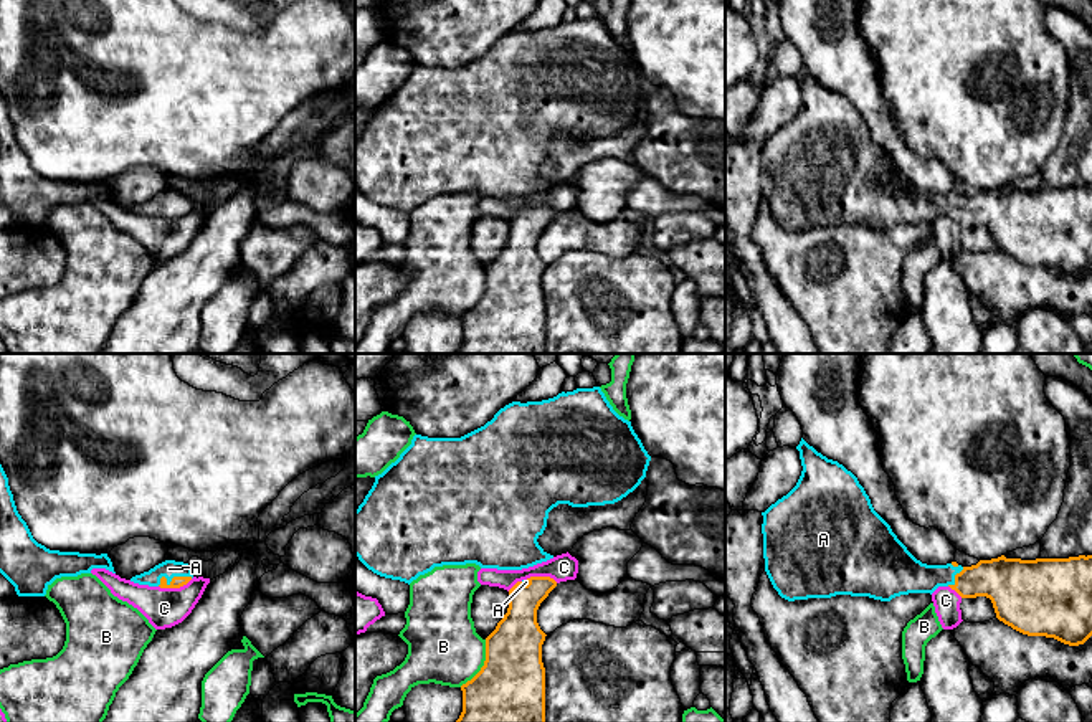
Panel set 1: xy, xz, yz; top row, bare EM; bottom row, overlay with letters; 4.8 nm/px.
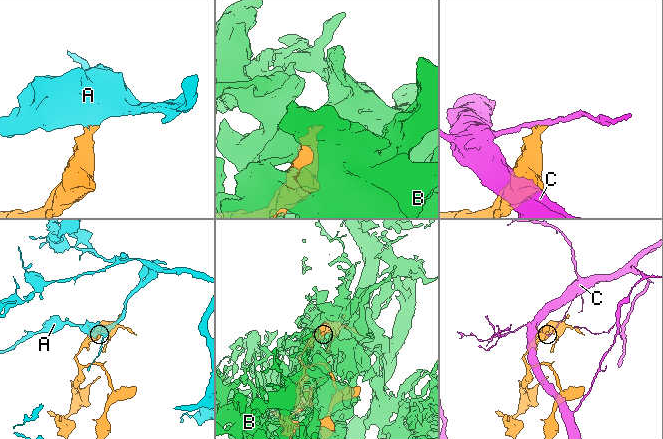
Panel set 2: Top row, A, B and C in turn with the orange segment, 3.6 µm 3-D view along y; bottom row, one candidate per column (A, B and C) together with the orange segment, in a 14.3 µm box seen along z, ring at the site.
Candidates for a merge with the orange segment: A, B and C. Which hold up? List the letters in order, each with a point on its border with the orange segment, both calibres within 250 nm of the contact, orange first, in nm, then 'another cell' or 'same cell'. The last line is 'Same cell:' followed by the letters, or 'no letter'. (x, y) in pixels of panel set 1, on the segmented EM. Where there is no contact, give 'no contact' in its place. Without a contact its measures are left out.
A: contact xy (172, 579); calibres 60 and 90 nm; same cell
B: contact xz (484, 664); calibres 340 and 360 nm; another cell
C: contact xy (175, 587); calibres 60 and 190 nm; another cell
Same cell: A

